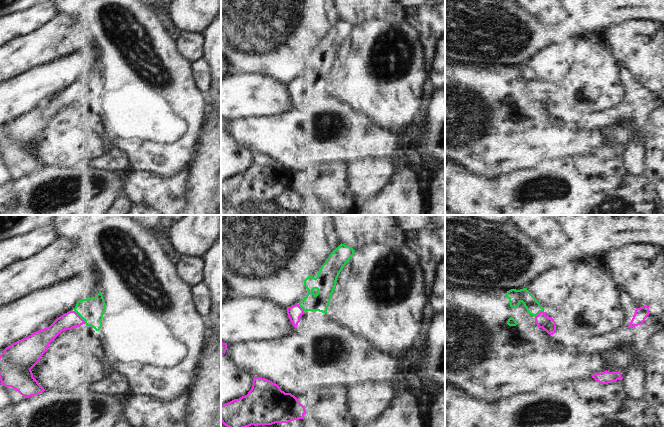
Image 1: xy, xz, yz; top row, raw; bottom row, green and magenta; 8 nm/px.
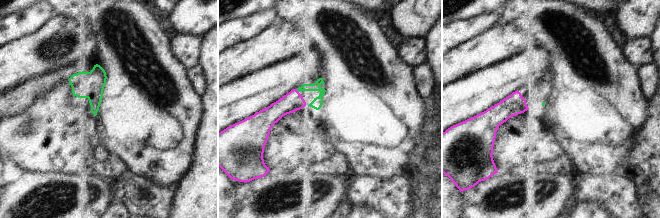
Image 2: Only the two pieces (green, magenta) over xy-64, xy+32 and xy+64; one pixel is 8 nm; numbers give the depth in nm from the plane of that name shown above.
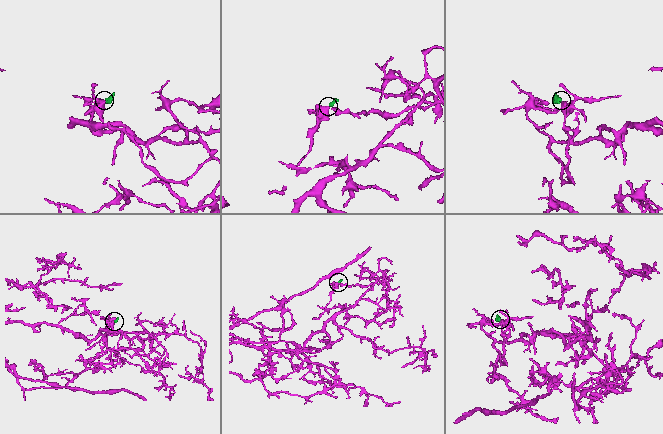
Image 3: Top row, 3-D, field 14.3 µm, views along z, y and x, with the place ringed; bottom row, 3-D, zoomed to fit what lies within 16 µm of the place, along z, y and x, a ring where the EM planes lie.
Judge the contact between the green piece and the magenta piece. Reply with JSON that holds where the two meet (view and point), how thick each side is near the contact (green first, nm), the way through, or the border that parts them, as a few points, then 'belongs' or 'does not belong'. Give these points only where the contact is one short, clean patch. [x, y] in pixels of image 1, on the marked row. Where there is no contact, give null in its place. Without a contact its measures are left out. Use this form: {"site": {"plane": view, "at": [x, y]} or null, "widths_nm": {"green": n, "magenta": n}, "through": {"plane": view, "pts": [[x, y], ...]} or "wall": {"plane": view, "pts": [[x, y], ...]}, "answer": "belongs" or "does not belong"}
{"site": {"plane": "xy", "at": [80, 316]}, "widths_nm": {"green": 200, "magenta": 140}, "through": {"plane": "xy", "pts": [[91, 310], [86, 311], [80, 316], [69, 320]]}, "answer": "belongs"}

